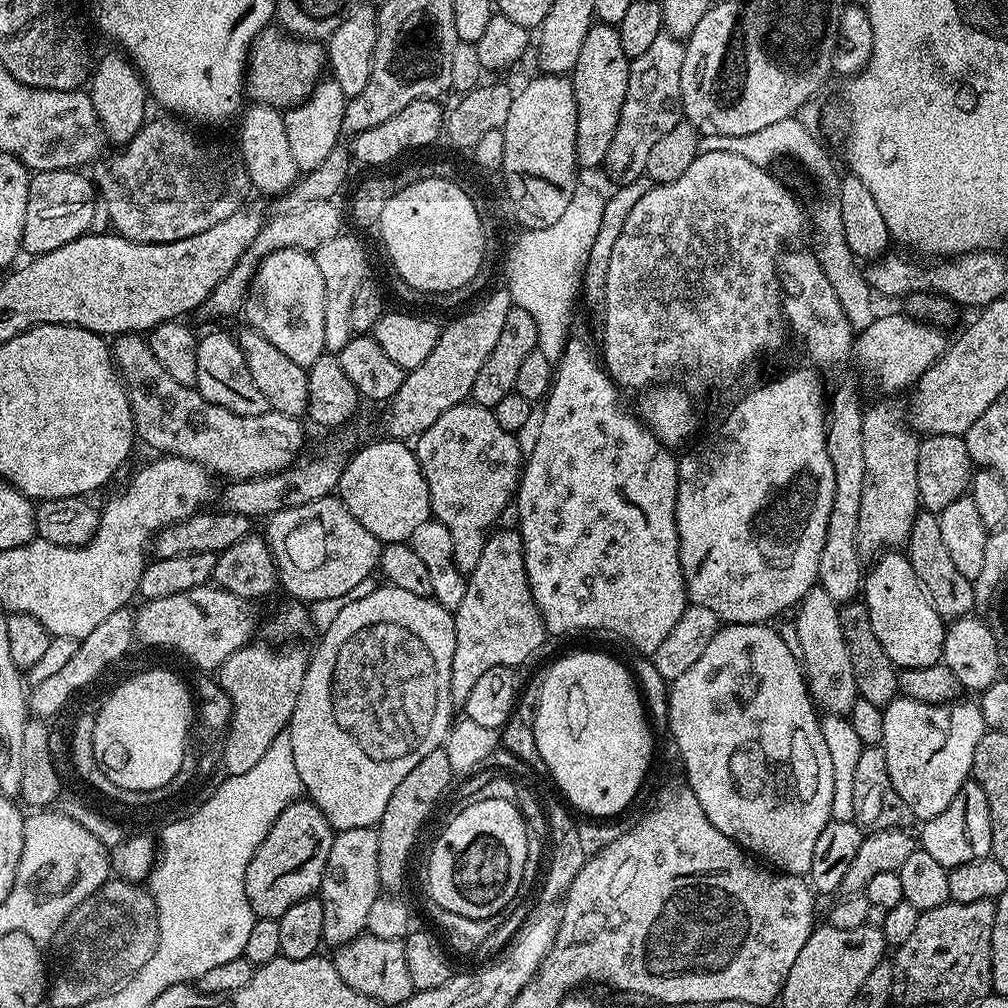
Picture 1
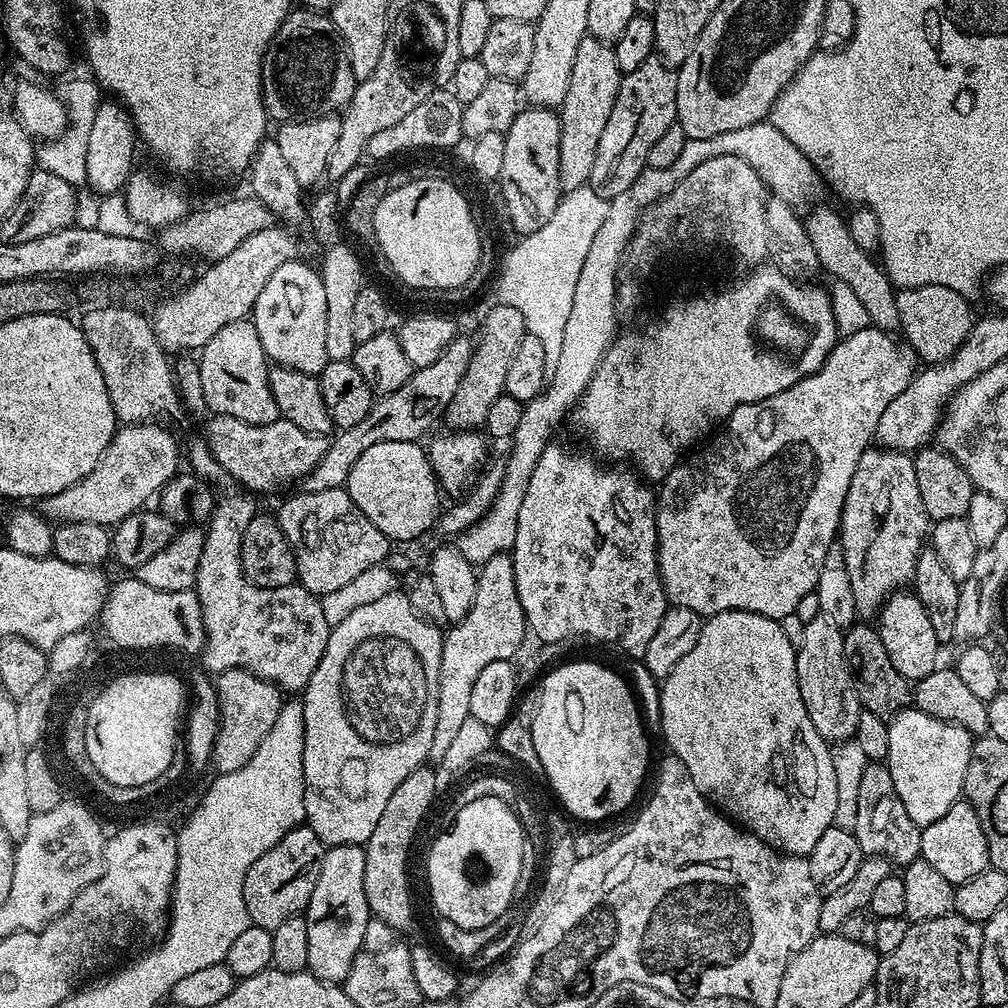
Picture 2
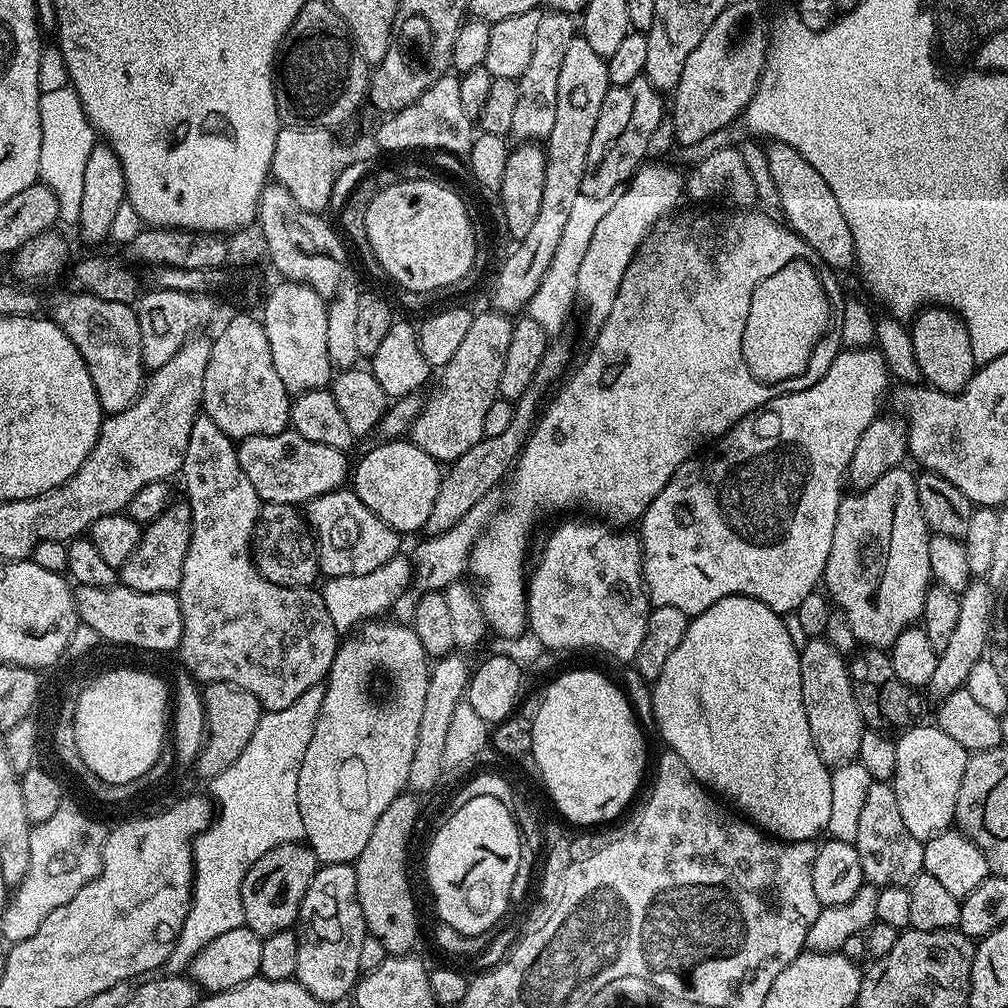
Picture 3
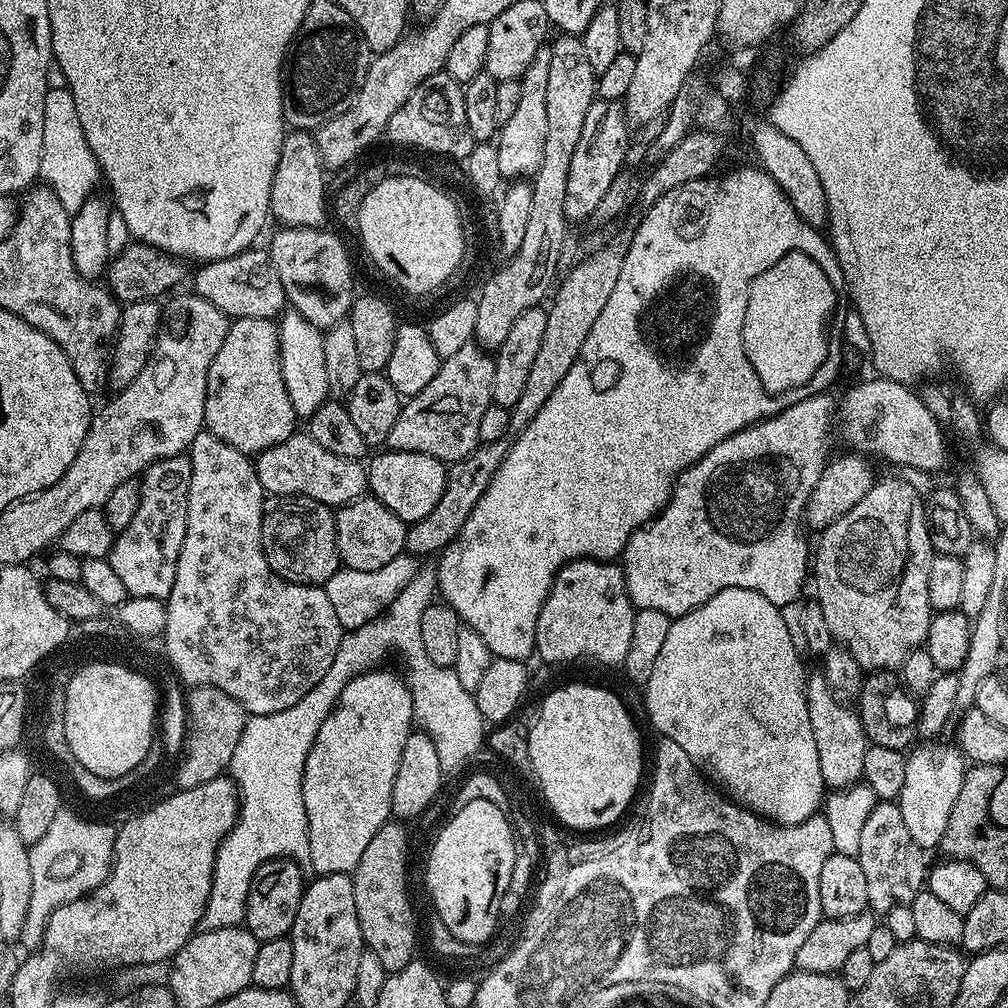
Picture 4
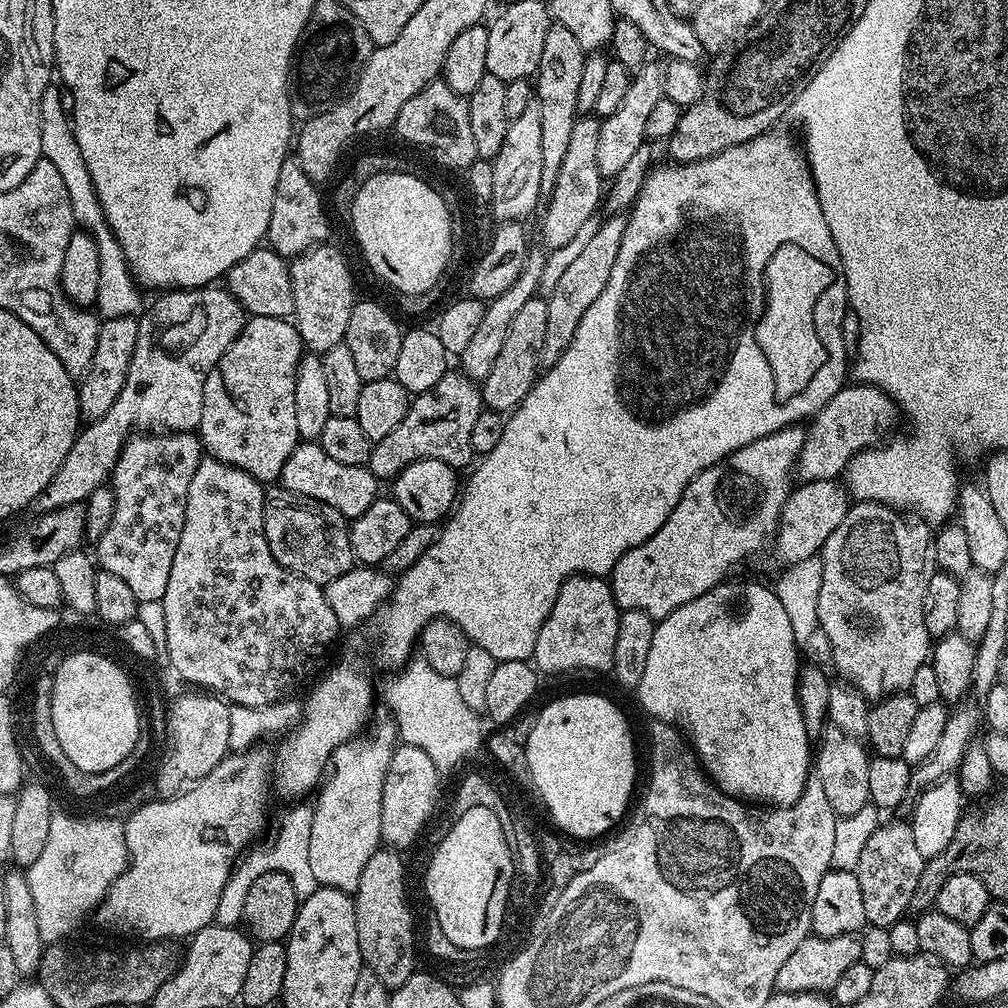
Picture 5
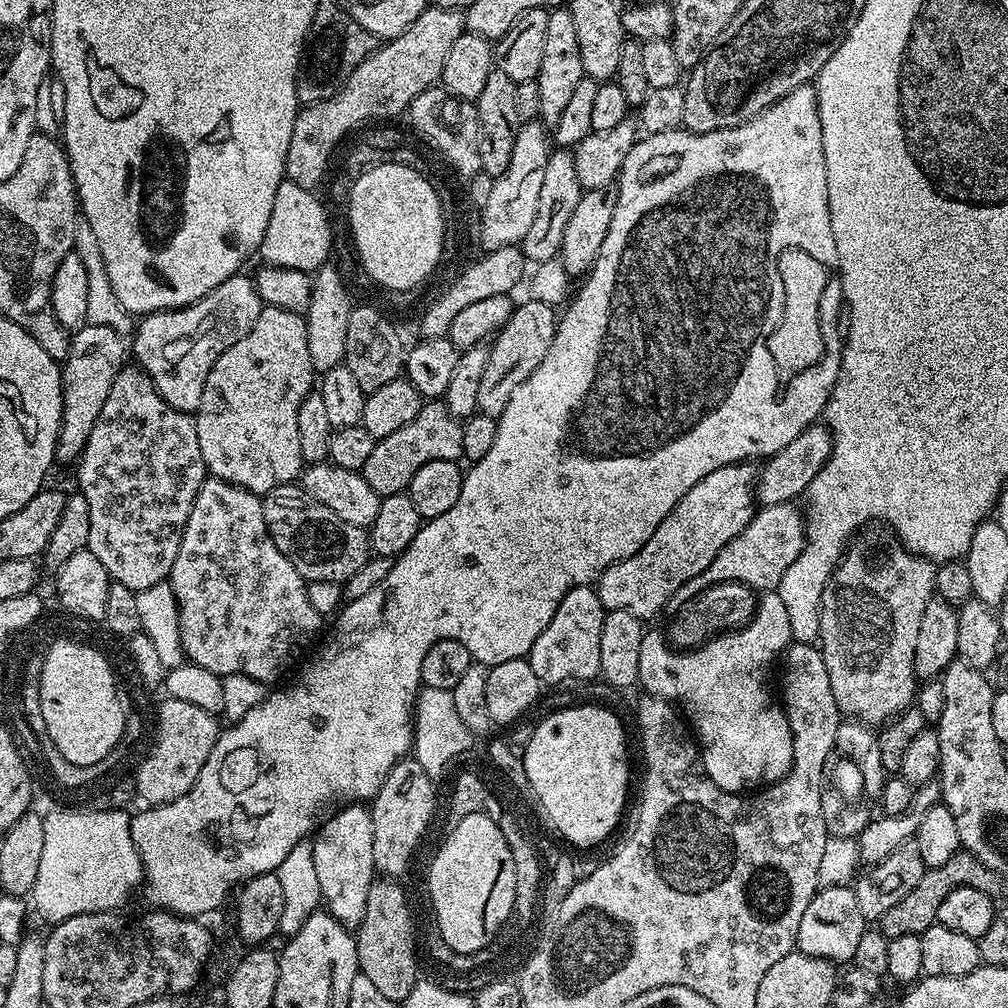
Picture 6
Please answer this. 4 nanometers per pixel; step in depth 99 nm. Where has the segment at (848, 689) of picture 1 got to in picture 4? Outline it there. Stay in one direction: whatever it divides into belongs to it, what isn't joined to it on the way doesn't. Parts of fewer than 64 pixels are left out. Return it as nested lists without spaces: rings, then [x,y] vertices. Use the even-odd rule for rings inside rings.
[[[822,674],[809,675],[806,680],[806,702],[810,710],[810,730],[814,730],[814,746],[818,746],[818,766],[822,766],[822,778],[829,789],[848,788],[862,780],[862,762],[866,762],[868,736],[862,730],[860,713],[837,696]]]

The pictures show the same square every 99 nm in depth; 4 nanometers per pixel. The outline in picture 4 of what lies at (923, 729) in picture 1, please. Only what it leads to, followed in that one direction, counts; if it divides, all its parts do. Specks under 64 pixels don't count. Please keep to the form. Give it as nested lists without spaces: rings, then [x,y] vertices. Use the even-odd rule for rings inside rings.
[[[924,742],[921,748],[916,746],[911,749],[906,766],[906,783],[898,797],[910,838],[914,838],[914,842],[925,850],[935,849],[942,842],[946,822],[950,822],[950,810],[954,810],[954,802],[958,802],[958,790],[962,790],[966,771],[965,757],[955,747],[947,748],[936,743],[940,742]]]

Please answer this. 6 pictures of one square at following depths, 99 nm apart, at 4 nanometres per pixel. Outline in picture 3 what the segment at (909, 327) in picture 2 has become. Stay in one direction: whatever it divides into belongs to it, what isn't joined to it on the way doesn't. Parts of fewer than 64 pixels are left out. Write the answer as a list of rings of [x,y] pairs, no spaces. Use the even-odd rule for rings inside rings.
[[[931,305],[913,317],[909,331],[921,377],[939,392],[959,394],[978,367],[964,320],[952,309]]]

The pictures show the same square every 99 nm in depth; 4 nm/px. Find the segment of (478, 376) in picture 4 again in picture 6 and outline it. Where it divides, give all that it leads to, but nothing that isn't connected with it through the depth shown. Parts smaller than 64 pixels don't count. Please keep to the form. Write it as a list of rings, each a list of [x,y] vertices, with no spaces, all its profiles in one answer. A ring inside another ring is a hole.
[[[432,398],[421,403],[414,422],[406,422],[402,430],[394,430],[394,434],[386,434],[386,438],[376,441],[374,451],[370,453],[362,471],[366,482],[370,482],[370,486],[374,486],[374,490],[383,498],[404,492],[414,474],[418,474],[426,462],[459,461],[463,454],[461,421],[450,414],[443,402]]]

